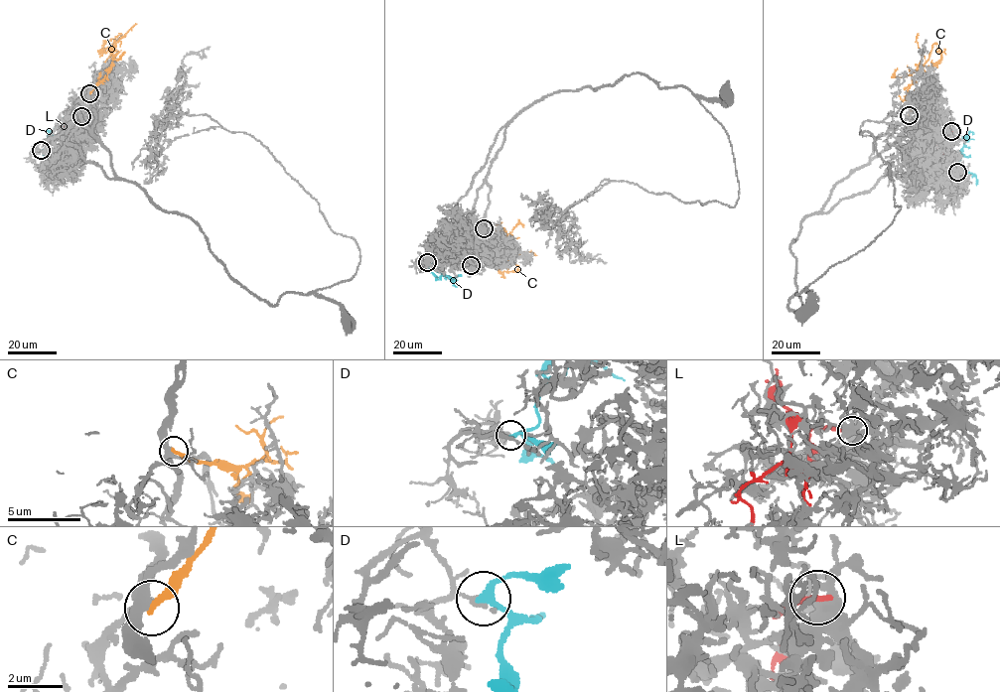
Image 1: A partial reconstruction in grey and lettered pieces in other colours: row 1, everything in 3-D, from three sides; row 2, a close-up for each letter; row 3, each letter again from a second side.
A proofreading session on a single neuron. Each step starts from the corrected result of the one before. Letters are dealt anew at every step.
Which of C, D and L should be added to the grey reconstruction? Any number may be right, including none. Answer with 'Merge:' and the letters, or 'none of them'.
Merge: none of them

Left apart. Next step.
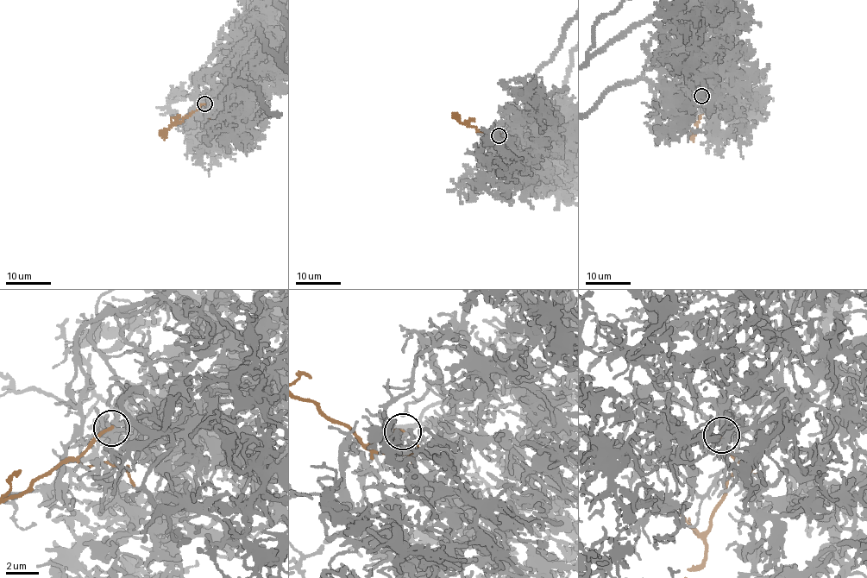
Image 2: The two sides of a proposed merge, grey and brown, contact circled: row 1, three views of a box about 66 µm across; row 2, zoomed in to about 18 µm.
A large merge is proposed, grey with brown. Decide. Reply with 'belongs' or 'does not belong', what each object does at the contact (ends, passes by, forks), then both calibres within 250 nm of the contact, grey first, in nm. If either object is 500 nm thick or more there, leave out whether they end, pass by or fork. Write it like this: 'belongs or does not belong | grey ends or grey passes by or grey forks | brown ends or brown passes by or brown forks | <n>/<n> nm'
does not belong | grey passes by | brown ends | 260/180 nm

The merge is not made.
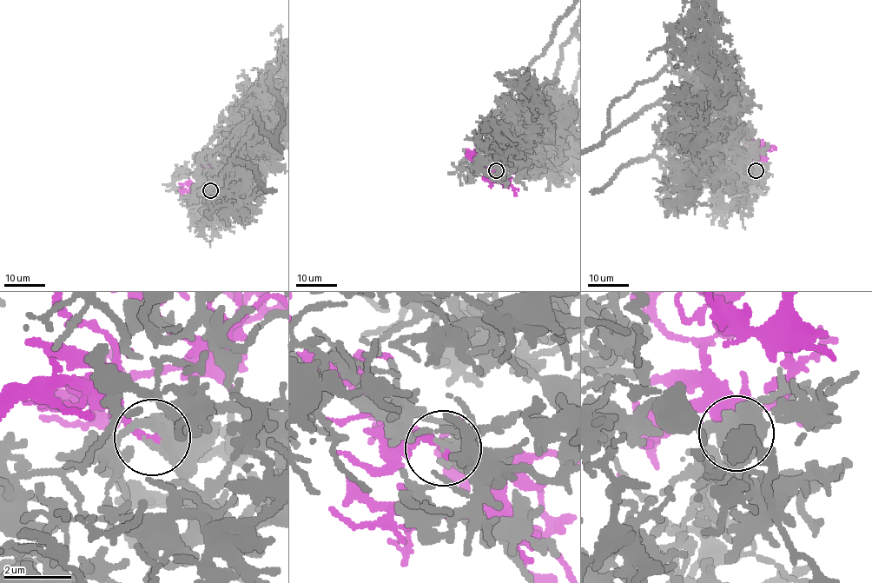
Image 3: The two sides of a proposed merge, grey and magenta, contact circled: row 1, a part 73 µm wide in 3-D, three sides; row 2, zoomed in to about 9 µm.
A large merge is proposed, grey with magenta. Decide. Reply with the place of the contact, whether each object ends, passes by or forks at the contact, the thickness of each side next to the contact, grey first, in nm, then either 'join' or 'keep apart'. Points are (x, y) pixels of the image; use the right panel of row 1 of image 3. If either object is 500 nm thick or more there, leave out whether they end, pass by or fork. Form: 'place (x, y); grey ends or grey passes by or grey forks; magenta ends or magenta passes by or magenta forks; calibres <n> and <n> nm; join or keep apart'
place (756, 170); grey forks; magenta ends; calibres 320 and 280 nm; join

